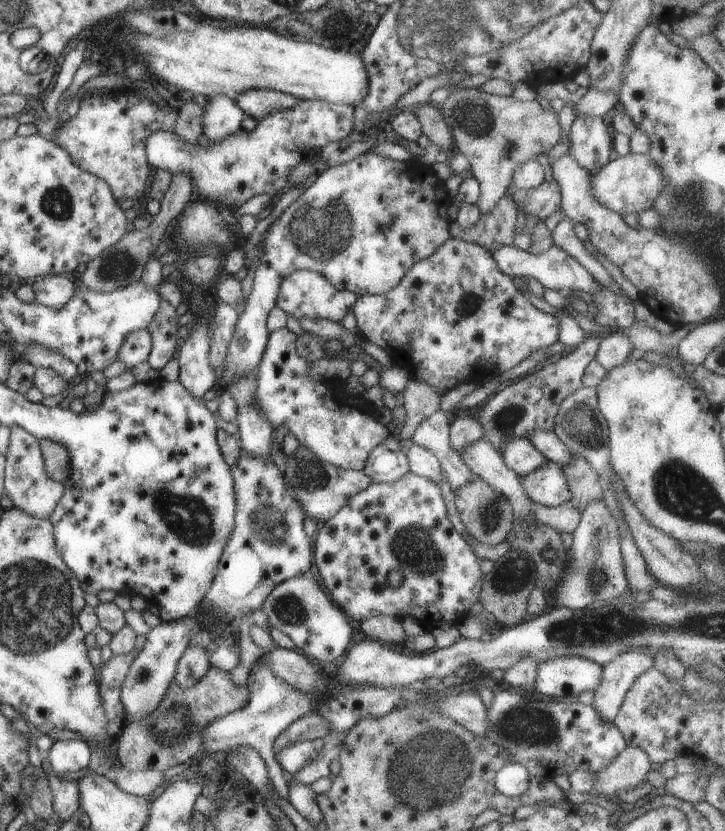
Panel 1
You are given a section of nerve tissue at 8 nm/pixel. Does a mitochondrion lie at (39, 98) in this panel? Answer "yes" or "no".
no

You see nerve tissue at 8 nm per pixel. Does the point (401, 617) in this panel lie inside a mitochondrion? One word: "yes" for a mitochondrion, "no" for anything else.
no

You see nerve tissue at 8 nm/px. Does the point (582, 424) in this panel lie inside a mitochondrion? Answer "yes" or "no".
yes

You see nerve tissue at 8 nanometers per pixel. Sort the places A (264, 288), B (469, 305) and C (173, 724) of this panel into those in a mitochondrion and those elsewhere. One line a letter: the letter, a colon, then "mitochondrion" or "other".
A: other
B: other
C: mitochondrion

